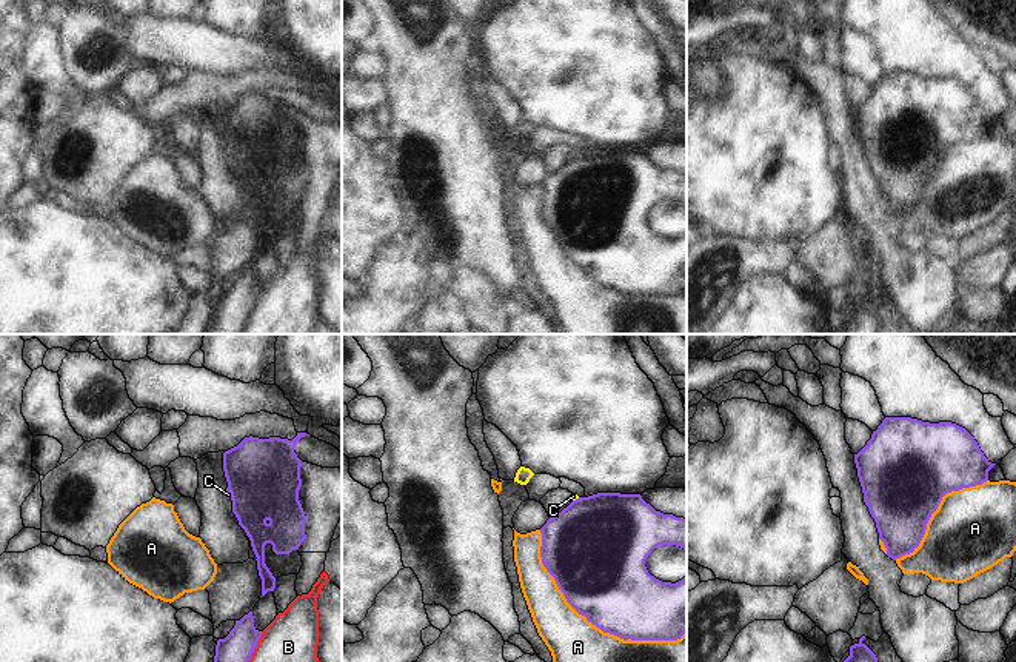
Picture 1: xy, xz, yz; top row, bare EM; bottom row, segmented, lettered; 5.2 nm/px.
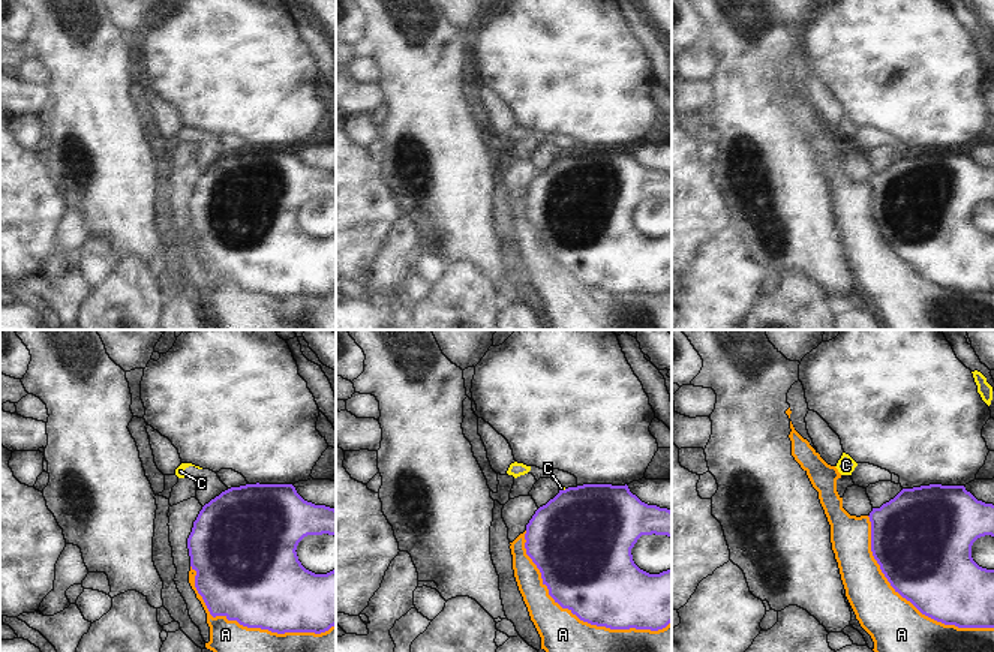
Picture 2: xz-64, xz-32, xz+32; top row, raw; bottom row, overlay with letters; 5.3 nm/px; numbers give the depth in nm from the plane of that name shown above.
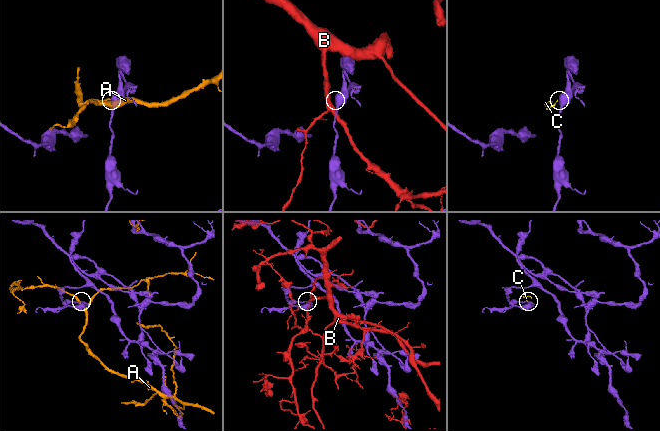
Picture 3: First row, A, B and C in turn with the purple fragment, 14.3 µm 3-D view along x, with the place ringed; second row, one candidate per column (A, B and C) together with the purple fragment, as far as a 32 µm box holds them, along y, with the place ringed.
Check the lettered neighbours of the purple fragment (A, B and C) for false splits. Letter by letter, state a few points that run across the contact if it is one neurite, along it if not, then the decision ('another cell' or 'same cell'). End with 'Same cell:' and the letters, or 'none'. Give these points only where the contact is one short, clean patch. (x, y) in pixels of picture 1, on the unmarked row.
A: another cell
B: another cell
C: xy (227, 145), (231, 151) | another cell
Same cell: none

